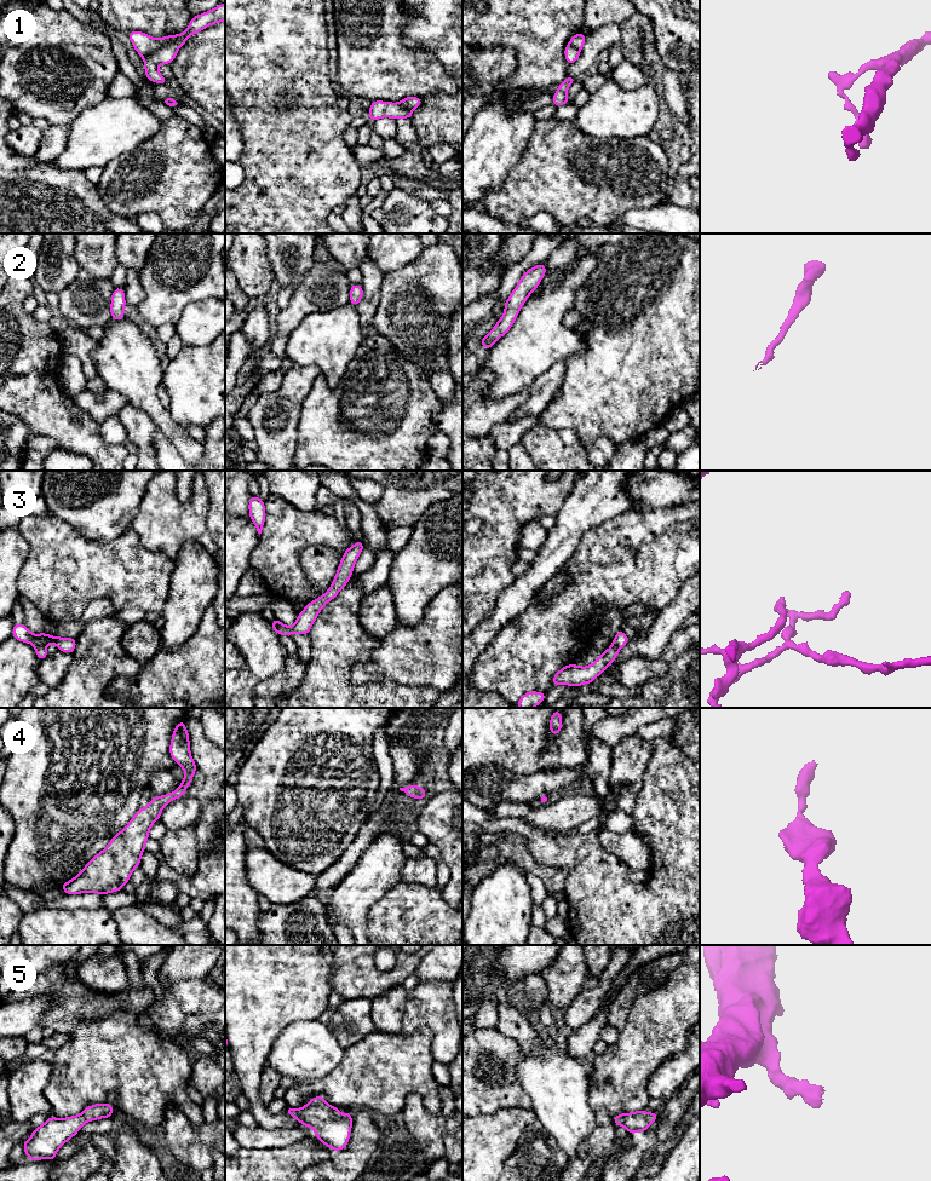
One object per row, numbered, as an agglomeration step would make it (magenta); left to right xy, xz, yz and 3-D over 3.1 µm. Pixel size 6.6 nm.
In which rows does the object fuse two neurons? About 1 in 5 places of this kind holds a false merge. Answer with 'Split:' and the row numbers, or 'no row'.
Split: 1, 3

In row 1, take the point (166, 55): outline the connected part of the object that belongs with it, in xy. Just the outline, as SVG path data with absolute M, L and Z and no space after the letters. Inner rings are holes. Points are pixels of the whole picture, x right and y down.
M219 4L211 11L194 16L188 29L178 34L174 41L163 45L159 51L144 58L145 77L159 85L168 83L168 80L159 73L157 67L160 64L171 64L176 59L178 50L185 44L190 35L194 35L212 24L224 21L225 4Z

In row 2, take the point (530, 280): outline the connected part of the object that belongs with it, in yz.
M545 261L529 269L523 273L518 284L510 294L508 299L504 304L505 312L496 322L494 328L479 341L482 346L489 351L490 347L502 335L505 335L516 321L521 307L524 305L529 295L539 287L542 277L546 275Z

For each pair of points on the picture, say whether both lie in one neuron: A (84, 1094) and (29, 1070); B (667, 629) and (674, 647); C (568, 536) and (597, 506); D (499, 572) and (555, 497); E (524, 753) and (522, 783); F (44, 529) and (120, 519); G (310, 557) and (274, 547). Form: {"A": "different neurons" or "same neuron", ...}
{"A": "different neurons", "B": "different neurons", "C": "same neuron", "D": "same neuron", "E": "different neurons", "F": "different neurons", "G": "different neurons"}

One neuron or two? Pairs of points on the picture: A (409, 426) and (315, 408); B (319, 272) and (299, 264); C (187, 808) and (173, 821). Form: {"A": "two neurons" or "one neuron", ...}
{"A": "one neuron", "B": "two neurons", "C": "one neuron"}

